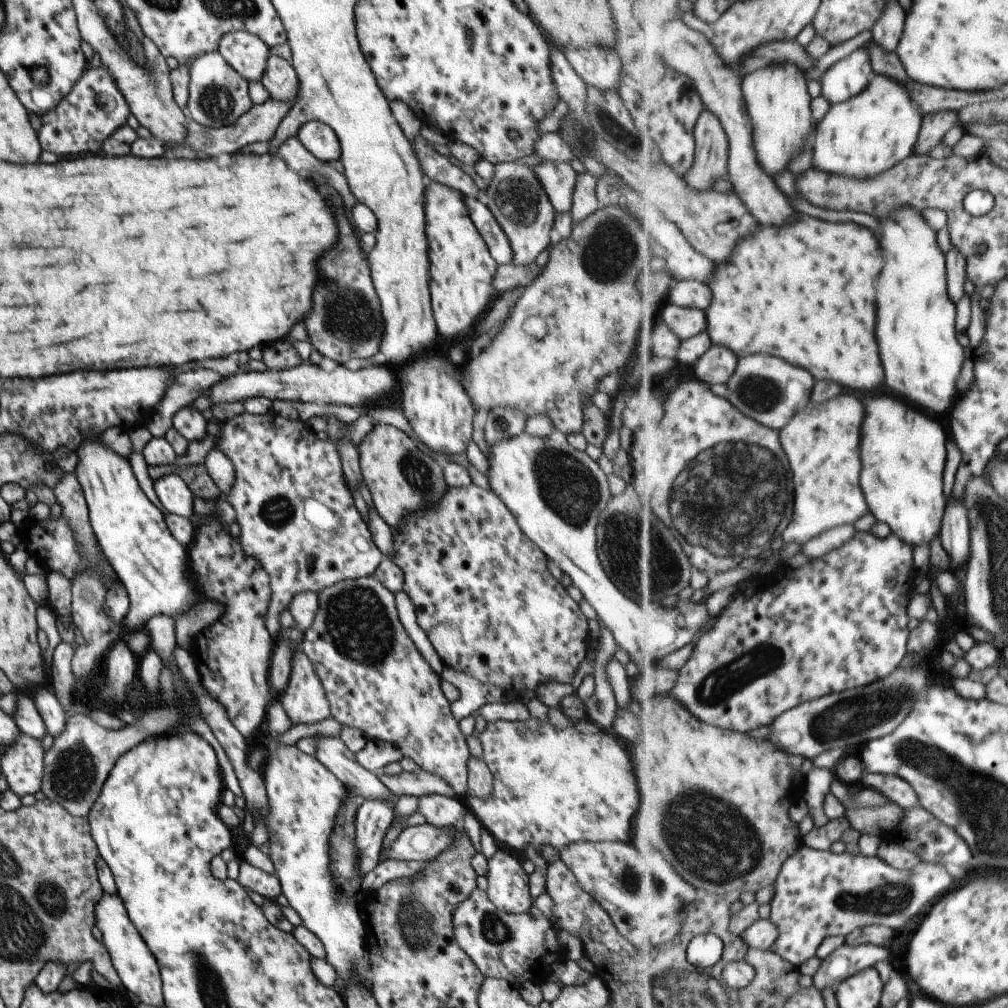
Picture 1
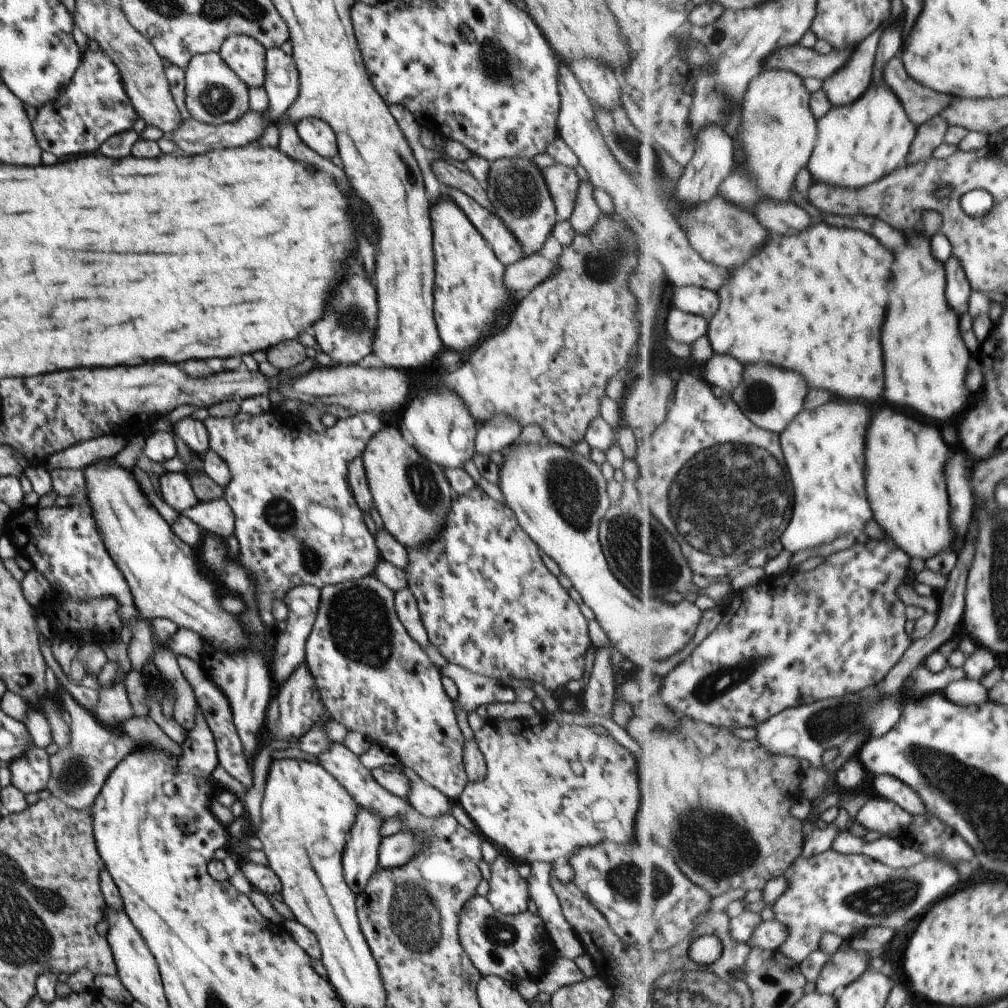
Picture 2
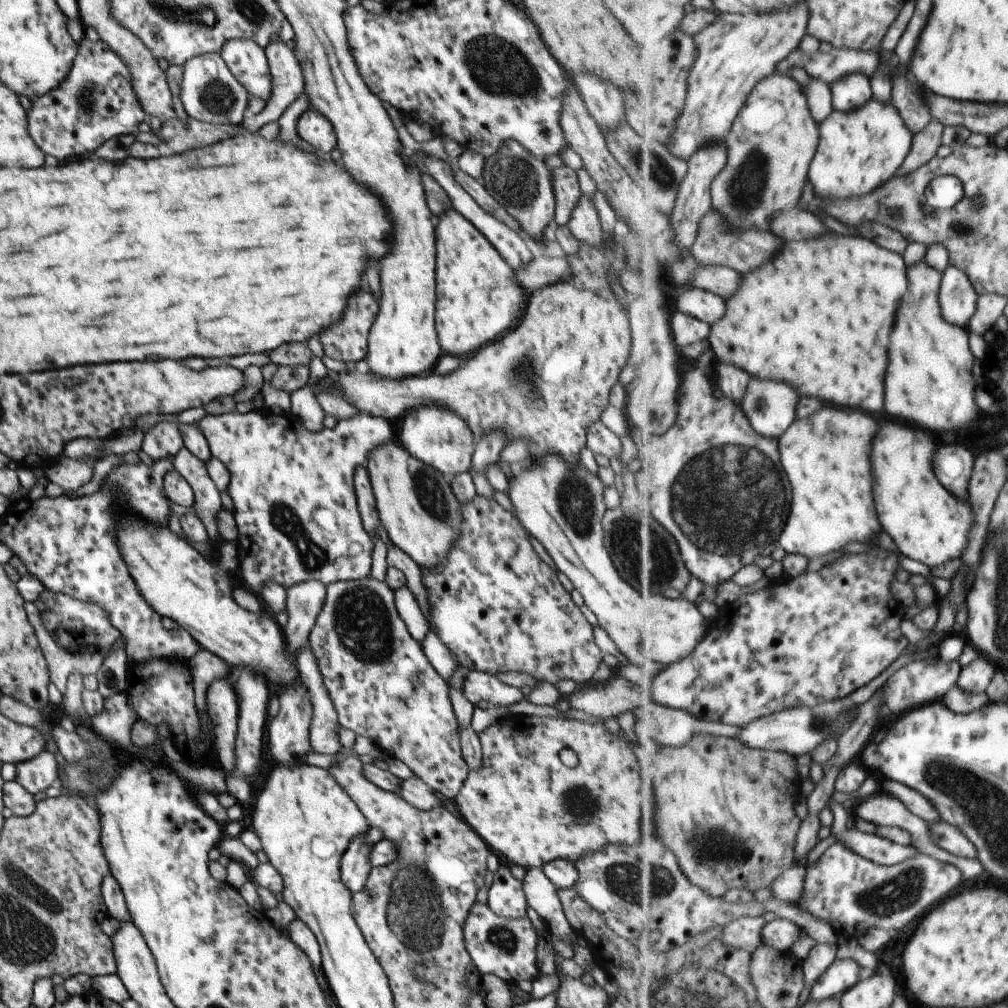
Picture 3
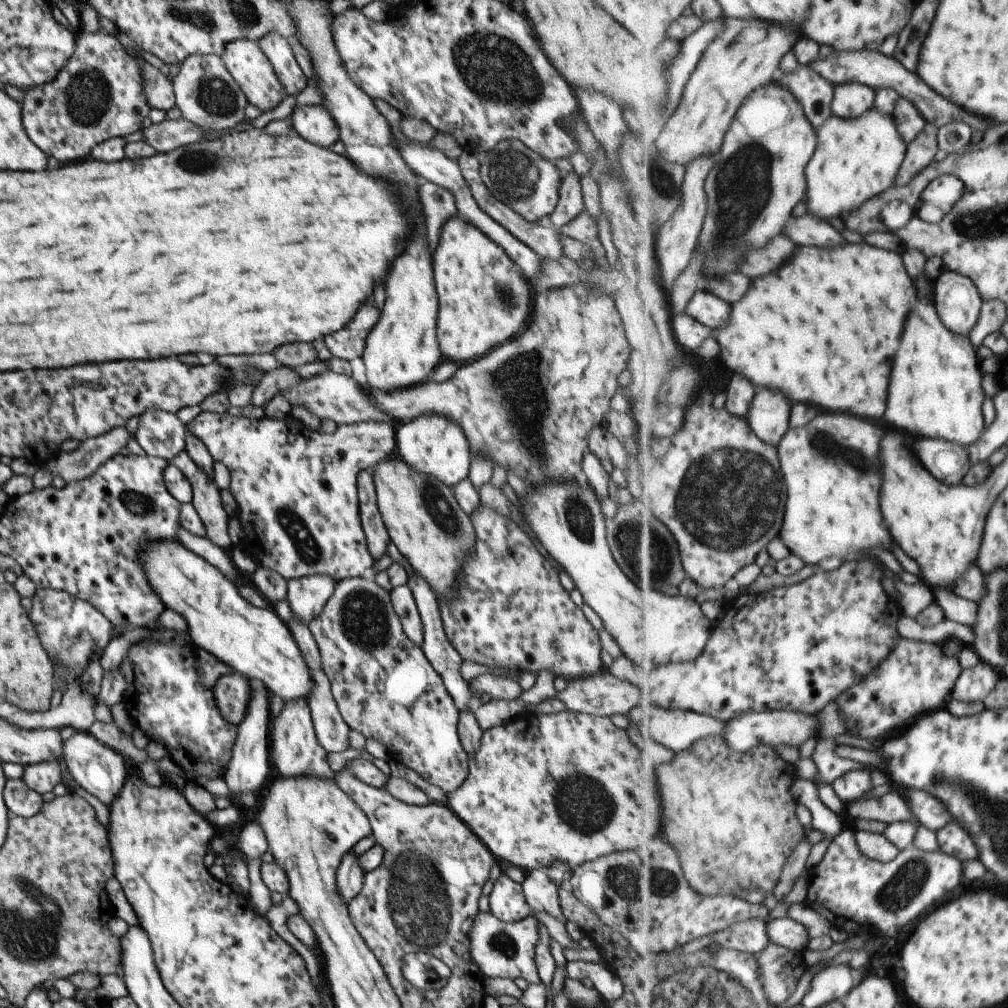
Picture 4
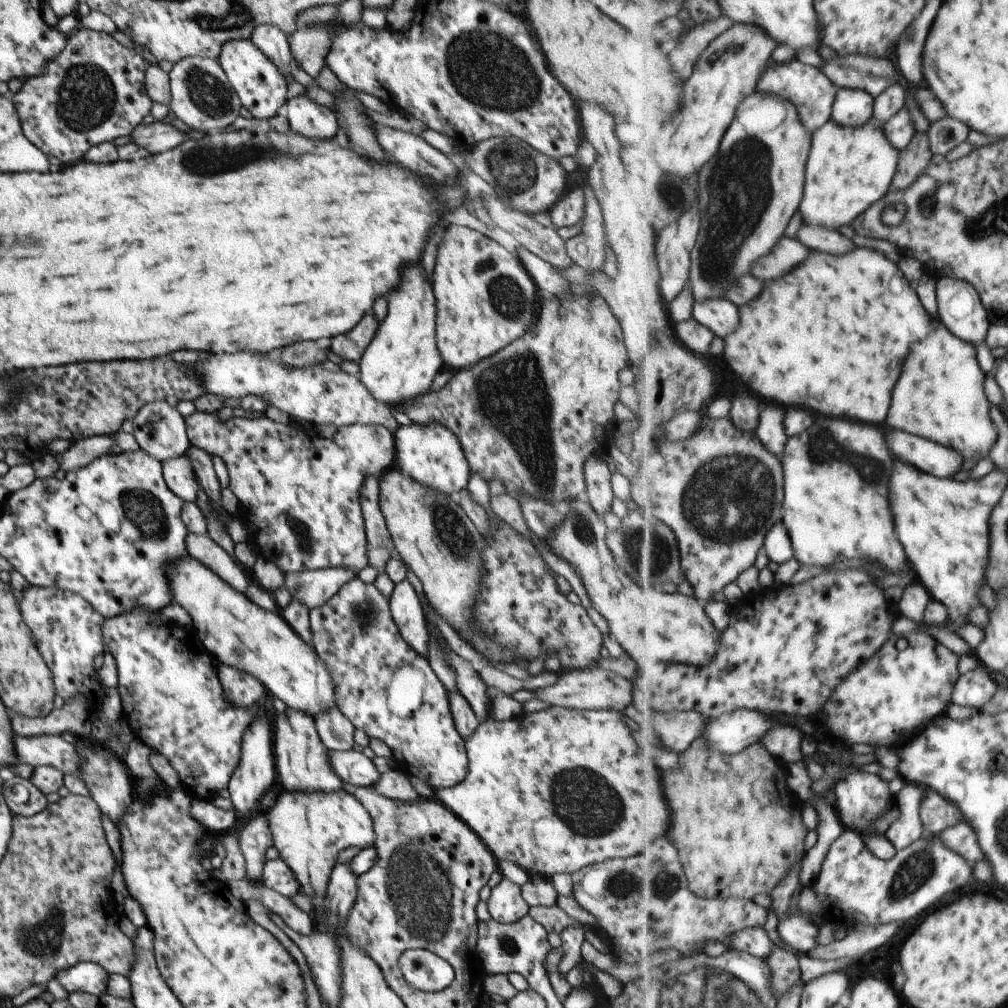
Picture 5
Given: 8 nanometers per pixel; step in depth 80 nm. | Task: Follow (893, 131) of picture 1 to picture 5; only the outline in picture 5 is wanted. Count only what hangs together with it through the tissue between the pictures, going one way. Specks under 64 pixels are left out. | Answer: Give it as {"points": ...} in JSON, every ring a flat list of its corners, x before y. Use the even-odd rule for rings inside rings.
{"points":[[874,118,865,126,841,126,831,120,812,134,812,152,806,167,801,212,807,224,839,228,851,224,892,189,900,163,899,150,885,136,881,123]]}

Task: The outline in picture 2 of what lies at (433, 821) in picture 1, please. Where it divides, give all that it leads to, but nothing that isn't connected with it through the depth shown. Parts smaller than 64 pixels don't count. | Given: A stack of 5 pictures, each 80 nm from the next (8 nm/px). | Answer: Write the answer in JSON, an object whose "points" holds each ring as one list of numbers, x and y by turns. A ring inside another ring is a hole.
{"points":[[402,766,402,772,409,782,409,794,407,794,406,802,414,808,414,810,425,816,425,818,435,818,441,814,453,814,452,809,456,807,456,803,445,798,441,792,437,792,425,783,413,770]]}

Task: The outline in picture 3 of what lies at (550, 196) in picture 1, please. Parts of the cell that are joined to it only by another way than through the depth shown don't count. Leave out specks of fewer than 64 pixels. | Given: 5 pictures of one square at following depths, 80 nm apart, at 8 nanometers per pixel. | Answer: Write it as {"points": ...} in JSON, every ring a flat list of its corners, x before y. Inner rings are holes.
{"points":[[565,165,552,168,550,172,554,196,553,220,559,226,566,225,577,199,582,194,578,178,575,171]]}

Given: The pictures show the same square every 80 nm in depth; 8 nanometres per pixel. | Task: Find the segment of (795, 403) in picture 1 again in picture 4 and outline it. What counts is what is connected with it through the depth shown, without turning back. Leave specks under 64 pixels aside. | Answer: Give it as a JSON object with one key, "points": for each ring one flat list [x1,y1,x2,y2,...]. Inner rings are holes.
{"points":[[757,388,748,414,751,428,767,444,776,447,791,427,791,402,781,390]]}

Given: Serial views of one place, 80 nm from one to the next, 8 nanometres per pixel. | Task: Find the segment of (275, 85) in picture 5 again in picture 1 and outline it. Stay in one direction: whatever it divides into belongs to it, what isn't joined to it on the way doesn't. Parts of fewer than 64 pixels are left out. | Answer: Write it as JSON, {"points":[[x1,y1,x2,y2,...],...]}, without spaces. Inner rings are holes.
{"points":[[229,32,221,36,218,52,226,64,248,83,262,78,269,50,249,32]]}

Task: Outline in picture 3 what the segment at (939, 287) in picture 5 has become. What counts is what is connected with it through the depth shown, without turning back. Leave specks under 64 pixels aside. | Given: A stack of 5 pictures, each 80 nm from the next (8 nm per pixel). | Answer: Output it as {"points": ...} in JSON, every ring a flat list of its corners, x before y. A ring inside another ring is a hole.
{"points":[[950,264,944,272,940,290,940,303,945,320,967,328,975,314,978,296,967,273]]}

